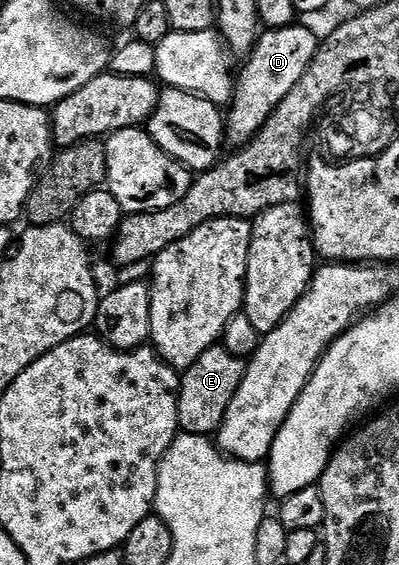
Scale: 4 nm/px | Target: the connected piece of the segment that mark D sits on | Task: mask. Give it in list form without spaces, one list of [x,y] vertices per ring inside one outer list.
[[[296,22],[284,28],[269,28],[259,33],[254,48],[246,57],[247,65],[237,76],[235,93],[225,112],[225,136],[235,146],[242,146],[265,126],[265,122],[281,106],[285,94],[301,82],[301,74],[309,70],[309,62],[319,49],[320,37],[315,36],[311,28],[306,28],[302,22]]]

